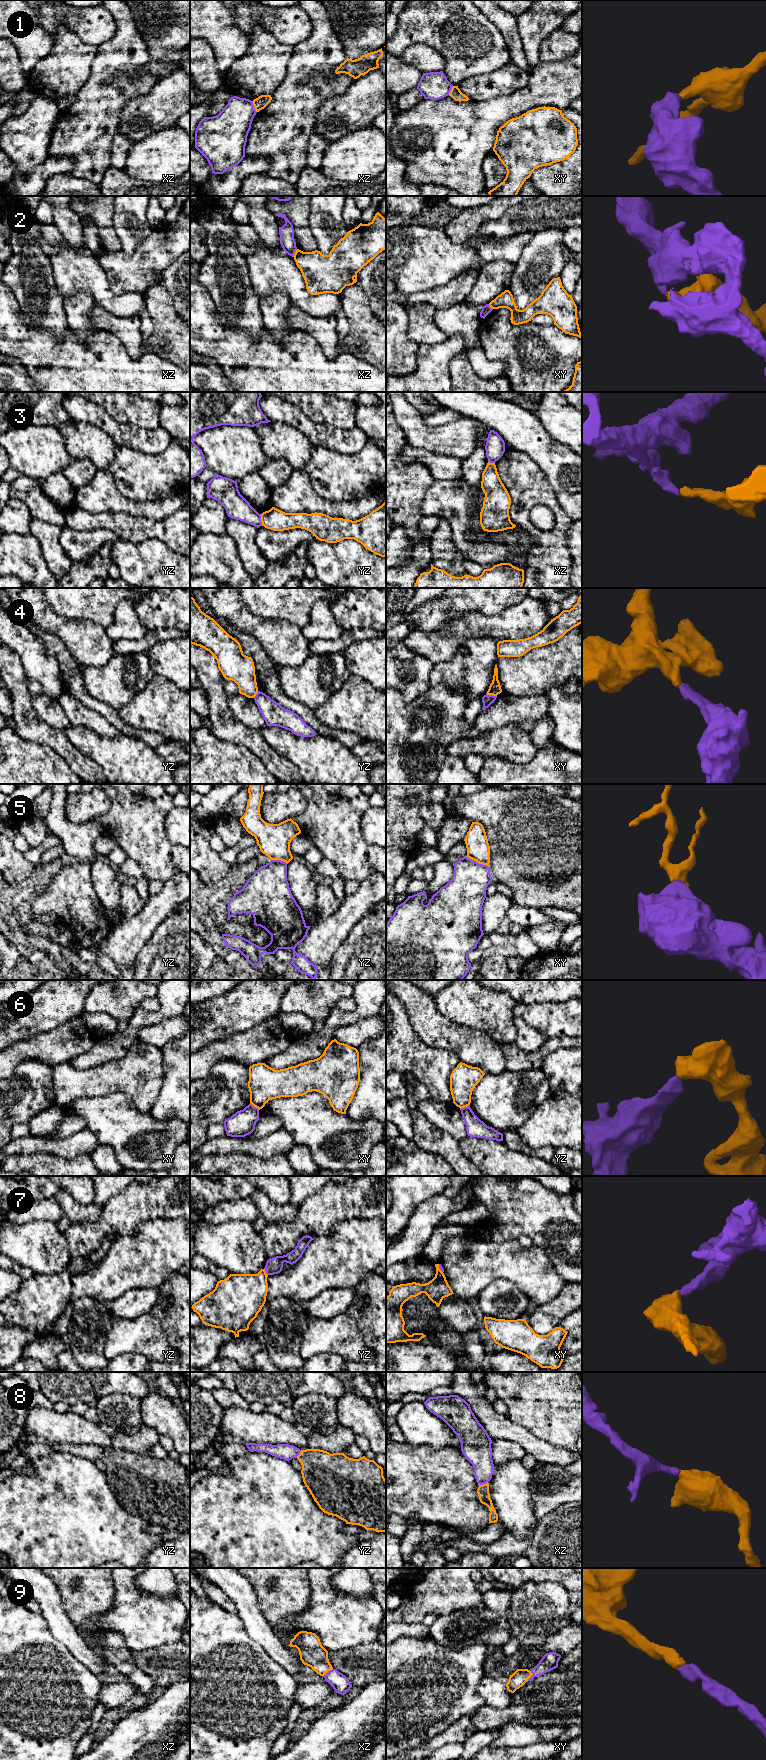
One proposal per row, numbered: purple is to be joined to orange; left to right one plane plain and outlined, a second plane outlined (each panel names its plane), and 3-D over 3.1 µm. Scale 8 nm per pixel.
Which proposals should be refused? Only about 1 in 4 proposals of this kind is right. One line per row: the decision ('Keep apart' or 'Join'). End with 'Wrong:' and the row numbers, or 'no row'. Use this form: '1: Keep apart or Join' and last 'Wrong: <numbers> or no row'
1: Keep apart
2: Keep apart
3: Keep apart
4: Keep apart
5: Keep apart
6: Keep apart
7: Keep apart
8: Join
9: Join
Wrong: 1, 2, 3, 4, 5, 6, 7

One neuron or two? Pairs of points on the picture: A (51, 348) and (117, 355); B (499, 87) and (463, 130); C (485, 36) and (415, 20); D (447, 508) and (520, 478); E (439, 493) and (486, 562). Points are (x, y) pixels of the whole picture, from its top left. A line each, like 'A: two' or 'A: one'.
A: one
B: two
C: one
D: two
E: one

